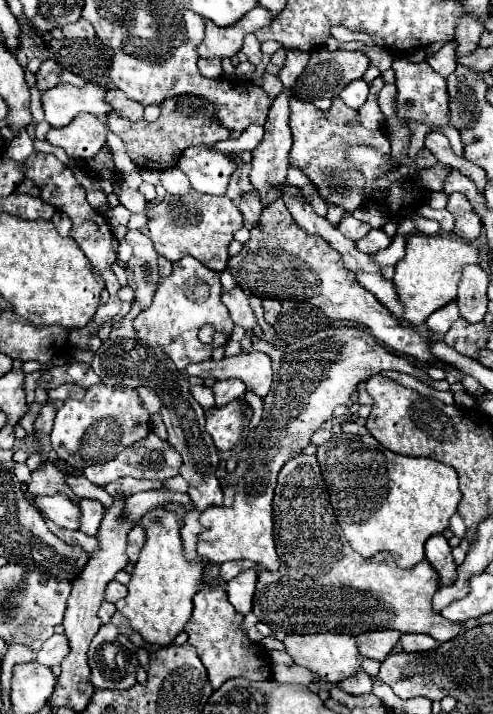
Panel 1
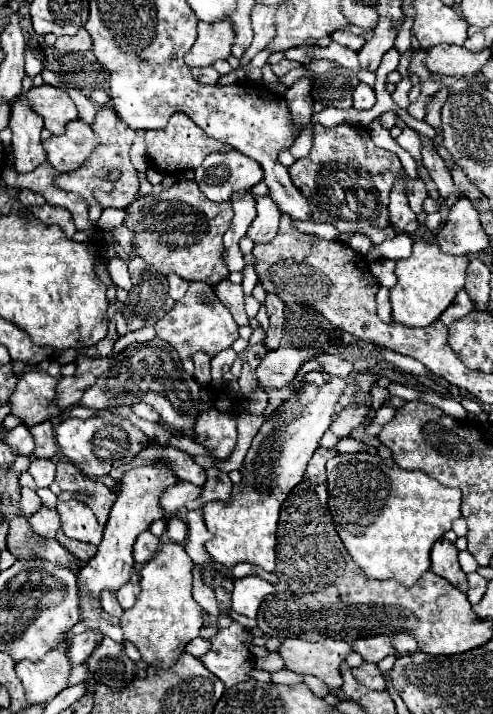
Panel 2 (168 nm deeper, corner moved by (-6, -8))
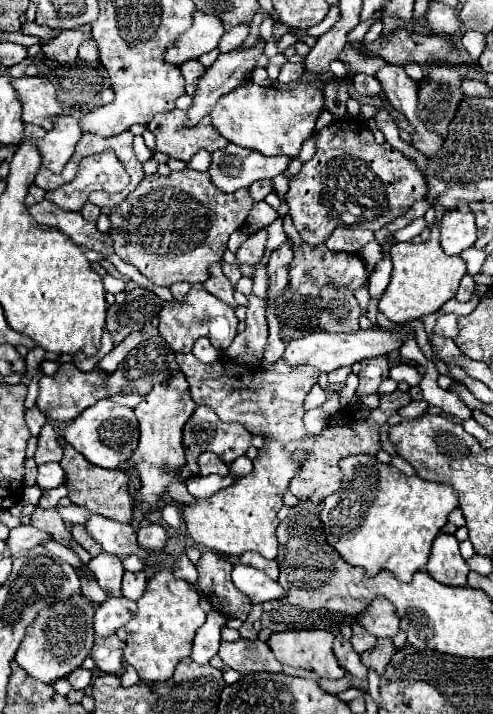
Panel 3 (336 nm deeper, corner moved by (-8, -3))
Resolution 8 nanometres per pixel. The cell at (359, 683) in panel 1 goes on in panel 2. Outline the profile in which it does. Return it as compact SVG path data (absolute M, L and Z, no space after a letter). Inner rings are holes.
M364 663L364 665L356 667L356 669L352 669L352 673L354 673L356 681L362 683L362 685L366 685L366 687L370 687L374 691L388 691L386 673L382 673L376 663Z

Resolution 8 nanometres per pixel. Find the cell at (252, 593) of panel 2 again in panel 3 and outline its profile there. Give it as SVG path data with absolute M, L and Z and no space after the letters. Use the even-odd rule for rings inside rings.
M236 564L232 570L232 582L242 594L248 596L252 604L260 604L284 596L284 590L278 582L270 580L262 570L256 570L252 566Z

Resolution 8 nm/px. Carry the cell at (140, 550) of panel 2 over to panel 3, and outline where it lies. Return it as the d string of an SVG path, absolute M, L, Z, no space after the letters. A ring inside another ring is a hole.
M148 524L148 526L142 526L138 532L138 546L144 548L144 550L152 550L152 552L158 552L164 548L168 536L166 536L166 530L158 524Z

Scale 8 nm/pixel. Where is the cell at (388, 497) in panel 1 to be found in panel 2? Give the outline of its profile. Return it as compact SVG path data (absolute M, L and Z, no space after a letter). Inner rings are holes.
M342 453L342 455L338 455L338 457L334 457L334 459L328 461L328 465L326 465L326 475L328 475L328 507L330 507L330 513L332 513L332 523L334 523L336 533L340 535L344 547L346 547L348 553L352 555L354 563L356 563L368 577L372 577L372 579L396 579L396 581L400 581L402 585L412 587L412 585L420 579L420 575L430 569L430 549L432 549L432 545L434 545L446 531L450 531L452 521L460 517L460 491L440 485L436 479L432 479L430 475L426 475L426 473L422 473L422 471L406 471L406 469L398 467L394 461L382 459L382 457L372 455L372 453Z

